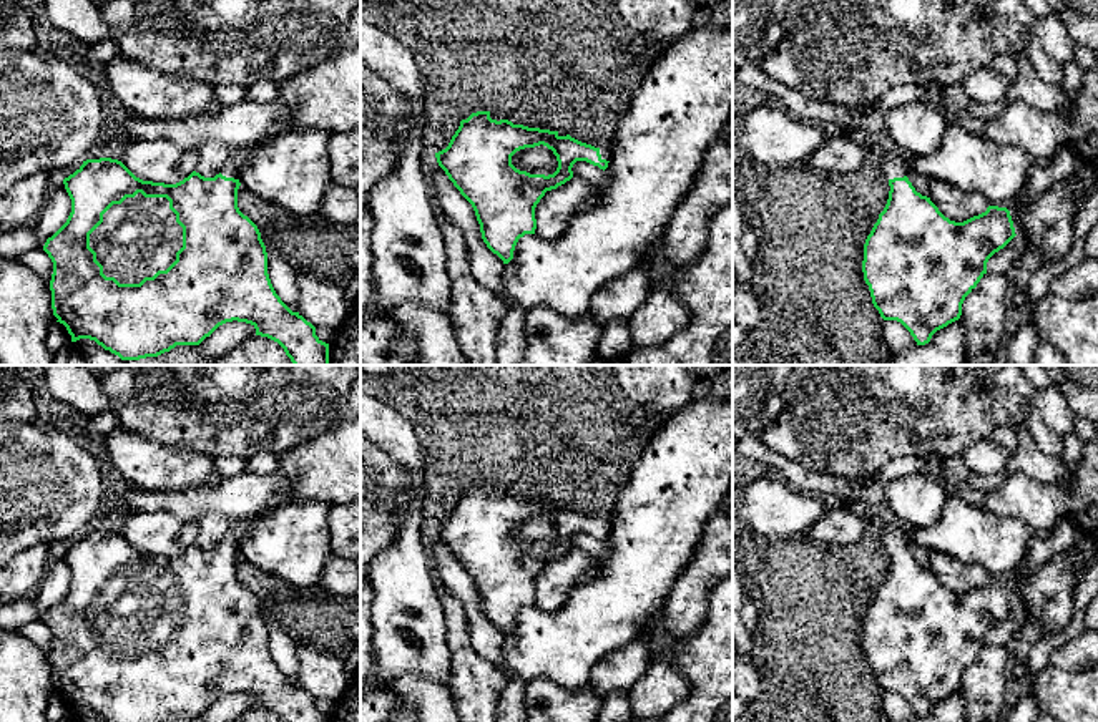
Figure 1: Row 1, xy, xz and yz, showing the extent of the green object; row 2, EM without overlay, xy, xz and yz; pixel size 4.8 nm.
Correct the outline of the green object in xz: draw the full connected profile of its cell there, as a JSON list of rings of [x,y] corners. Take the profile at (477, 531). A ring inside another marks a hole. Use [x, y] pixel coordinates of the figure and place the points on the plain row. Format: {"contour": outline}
{"contour": [[[490,483],[462,491],[449,518],[435,524],[439,538],[472,576],[483,614],[503,636],[513,631],[520,609],[535,606],[535,579],[545,564],[570,553],[576,533],[605,543],[611,528],[613,518],[600,521],[558,503],[497,493]],[[540,516],[556,528],[553,546],[530,546],[512,536],[517,523]]]}

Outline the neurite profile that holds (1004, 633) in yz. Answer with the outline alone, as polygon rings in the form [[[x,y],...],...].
[[[1015,607],[1003,621],[995,624],[987,634],[988,646],[1010,646],[1022,626],[1022,614]]]

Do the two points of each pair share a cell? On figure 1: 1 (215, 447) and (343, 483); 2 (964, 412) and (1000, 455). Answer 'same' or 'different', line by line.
1: different
2: different

